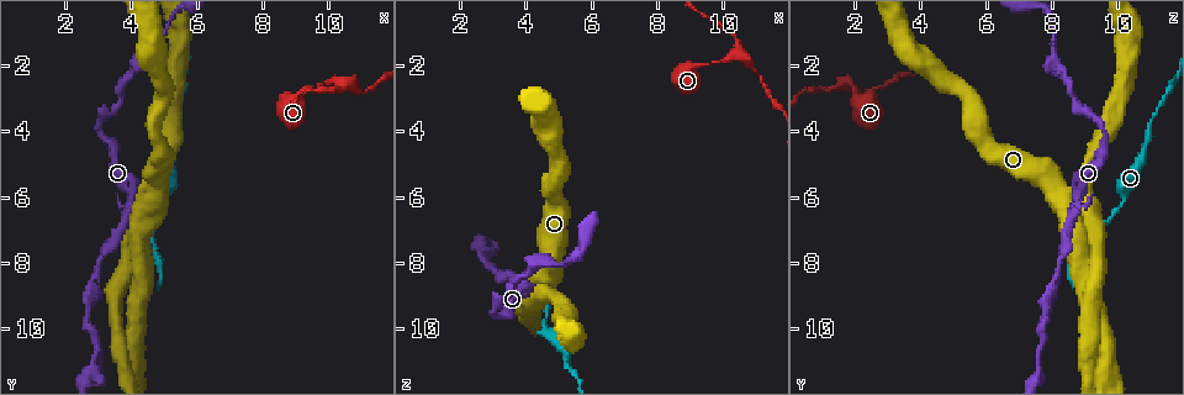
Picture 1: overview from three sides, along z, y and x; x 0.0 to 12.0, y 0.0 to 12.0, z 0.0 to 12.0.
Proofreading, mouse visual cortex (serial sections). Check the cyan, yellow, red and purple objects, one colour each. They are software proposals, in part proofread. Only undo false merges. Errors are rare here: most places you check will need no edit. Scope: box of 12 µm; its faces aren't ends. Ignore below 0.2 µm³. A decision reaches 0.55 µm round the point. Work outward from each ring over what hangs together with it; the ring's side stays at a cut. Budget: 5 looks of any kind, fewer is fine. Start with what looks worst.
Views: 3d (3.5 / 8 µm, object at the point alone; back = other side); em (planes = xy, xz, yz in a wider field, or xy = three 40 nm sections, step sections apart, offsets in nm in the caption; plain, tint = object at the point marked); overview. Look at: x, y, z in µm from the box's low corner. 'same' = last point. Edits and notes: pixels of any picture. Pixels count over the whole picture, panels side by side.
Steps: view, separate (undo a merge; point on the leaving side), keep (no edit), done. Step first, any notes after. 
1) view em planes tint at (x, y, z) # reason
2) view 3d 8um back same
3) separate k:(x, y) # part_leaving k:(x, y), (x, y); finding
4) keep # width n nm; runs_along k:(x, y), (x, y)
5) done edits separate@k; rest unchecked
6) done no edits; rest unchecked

view 3d 3.5um back at (4.1, 10.5, 9.4) # sharp bend

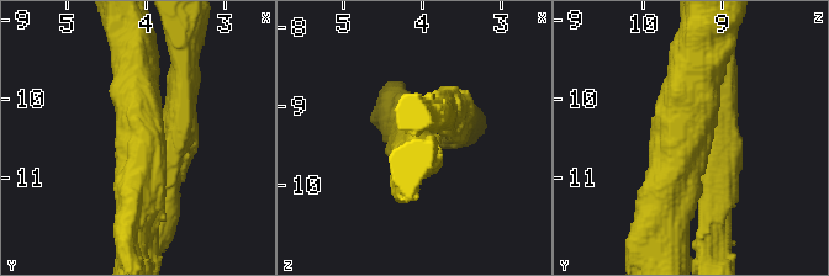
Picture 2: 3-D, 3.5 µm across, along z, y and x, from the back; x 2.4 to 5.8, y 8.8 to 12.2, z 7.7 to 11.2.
view em xy step 2 tint at (4.05, 10.55, 9.45)

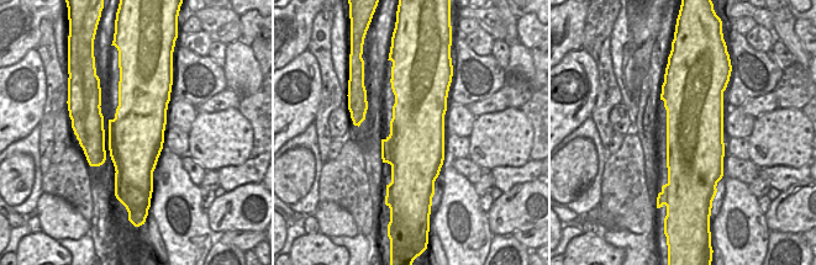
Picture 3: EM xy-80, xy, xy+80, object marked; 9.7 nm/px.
keep # arms 4; runs_along 2:(133, 64), (179, 110); continuous, no second cell

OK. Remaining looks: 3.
view 3d 3.5um at (3.0, 3.9, 9.5) # sharp bend

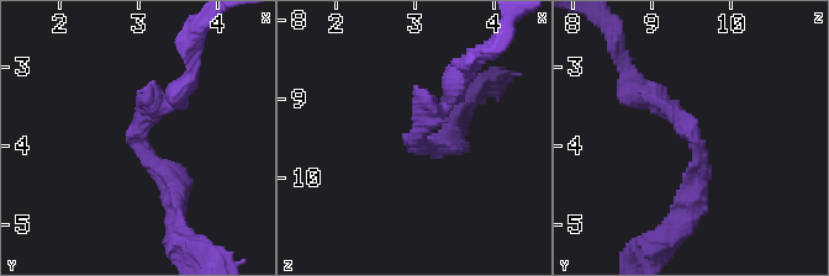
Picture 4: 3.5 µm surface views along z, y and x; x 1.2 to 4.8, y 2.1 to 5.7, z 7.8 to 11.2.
view em xy step 2 plain at (3.00, 3.90, 9.60) # arm_widths 250, 300 nm; need the tissue

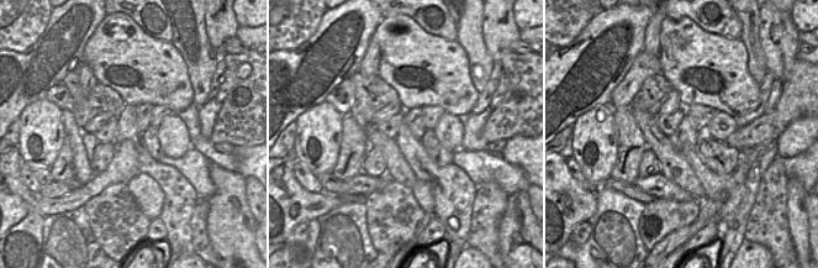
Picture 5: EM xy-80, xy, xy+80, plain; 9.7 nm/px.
view em xy step 2 tint same

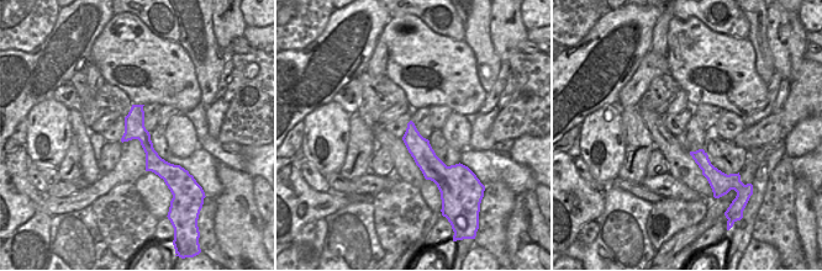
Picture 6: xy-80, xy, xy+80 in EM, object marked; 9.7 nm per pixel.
keep # runs_along 6:(135, 107), (149, 153), (177, 168); all the same cell

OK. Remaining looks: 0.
done no edits; rest unchecked

